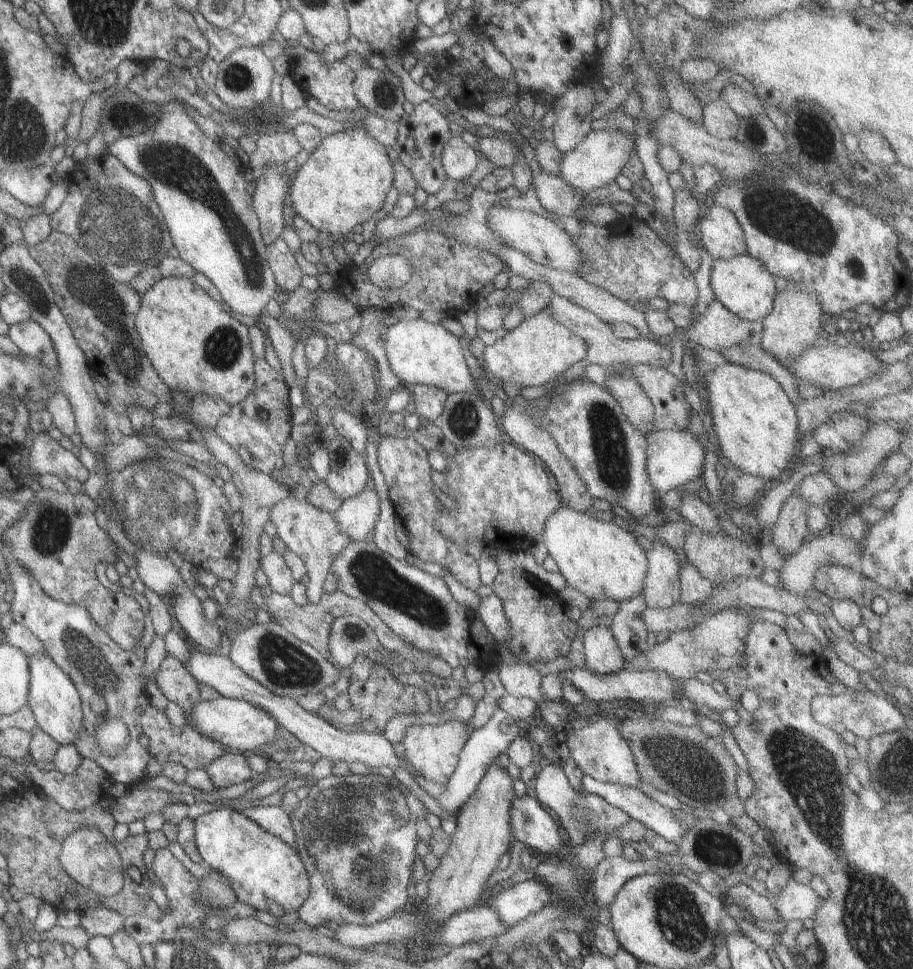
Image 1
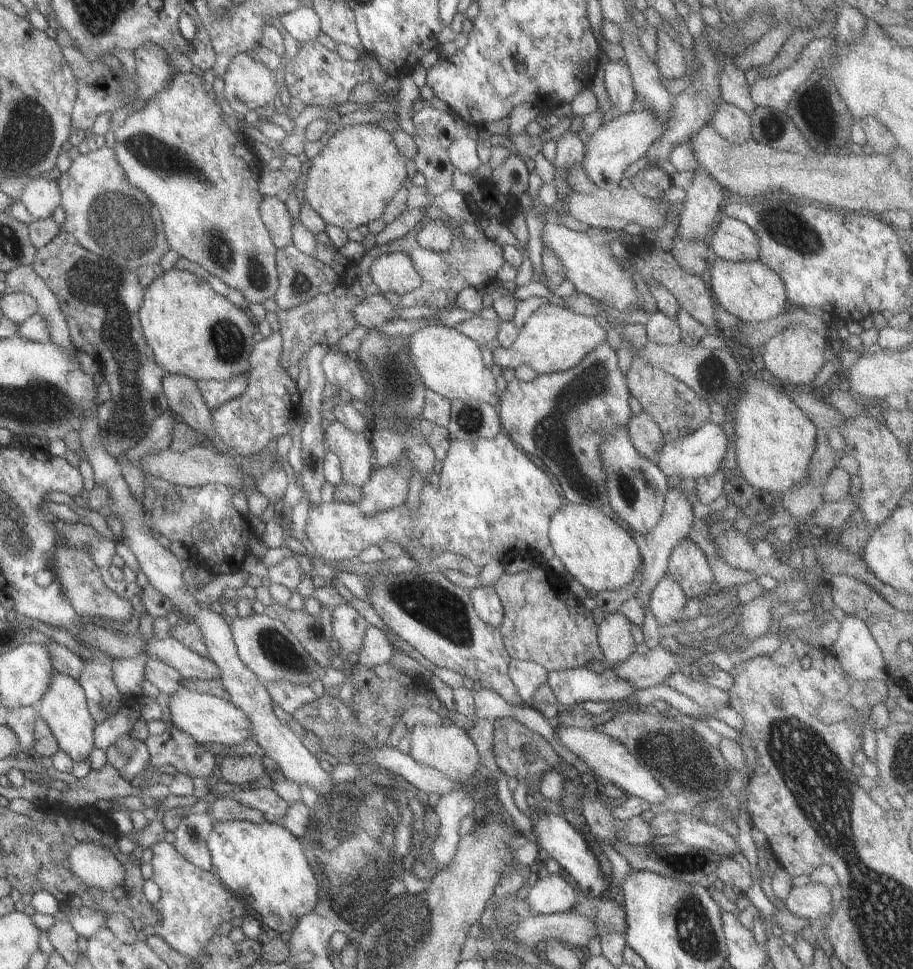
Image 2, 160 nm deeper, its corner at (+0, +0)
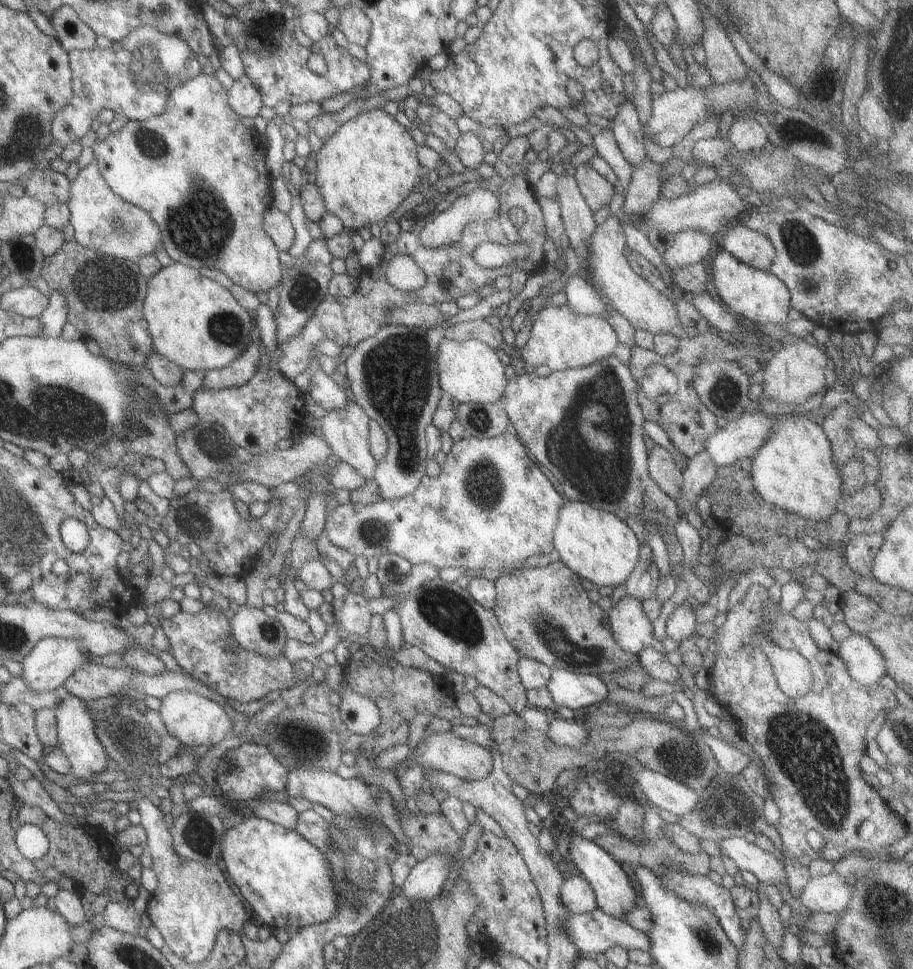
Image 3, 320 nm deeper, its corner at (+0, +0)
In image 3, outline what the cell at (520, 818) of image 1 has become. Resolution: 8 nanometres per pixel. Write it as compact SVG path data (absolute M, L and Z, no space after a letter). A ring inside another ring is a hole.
M568 829L568 835L569 832L571 839L569 840L568 861L573 862L579 870L579 876L583 877L584 881L587 881L592 888L597 908L605 914L619 919L636 906L635 898L637 898L637 894L627 874L621 869L620 864L614 861L600 846L597 846L593 841L581 838L578 832Z

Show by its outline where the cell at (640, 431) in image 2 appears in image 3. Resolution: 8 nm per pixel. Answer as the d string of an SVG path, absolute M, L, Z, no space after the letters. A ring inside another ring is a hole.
M659 445L648 452L647 462L650 479L673 499L680 489L682 470L677 468L669 452Z

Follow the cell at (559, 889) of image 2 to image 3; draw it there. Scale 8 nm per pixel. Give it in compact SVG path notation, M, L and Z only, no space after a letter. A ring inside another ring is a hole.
M572 875L560 884L558 897L569 913L586 913L597 907L592 888L579 875Z

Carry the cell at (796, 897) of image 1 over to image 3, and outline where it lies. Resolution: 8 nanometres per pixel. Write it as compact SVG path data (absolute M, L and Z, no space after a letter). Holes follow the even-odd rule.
M834 871L809 878L799 893L799 902L811 913L843 911L852 897L852 886Z

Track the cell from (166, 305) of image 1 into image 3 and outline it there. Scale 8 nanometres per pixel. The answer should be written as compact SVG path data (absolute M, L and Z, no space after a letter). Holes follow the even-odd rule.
M177 261L146 279L142 317L153 352L183 371L208 371L230 363L243 352L253 327L253 315L239 306L229 290L205 277L200 269Z

